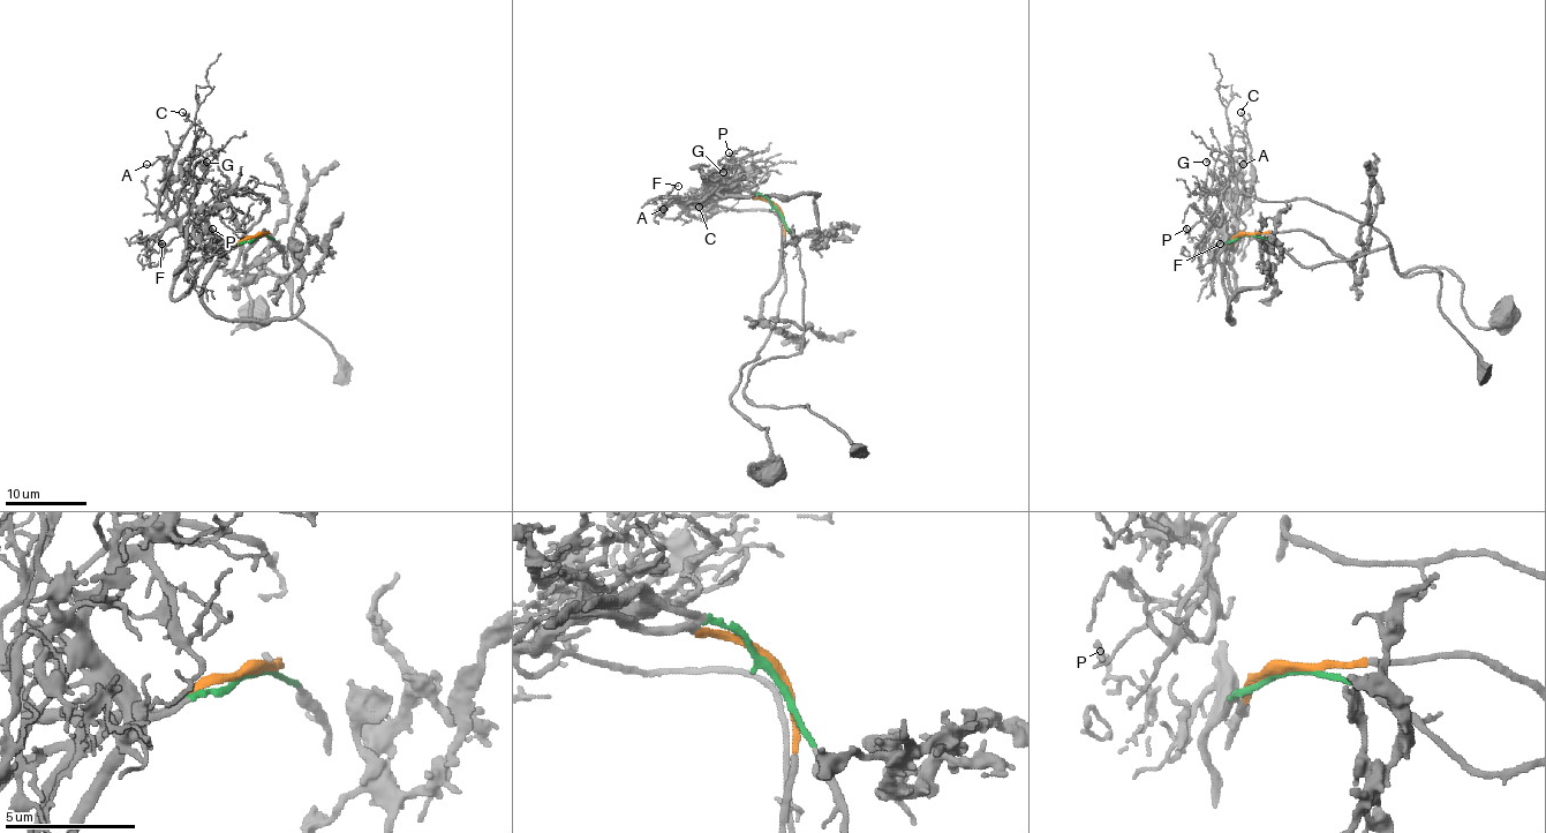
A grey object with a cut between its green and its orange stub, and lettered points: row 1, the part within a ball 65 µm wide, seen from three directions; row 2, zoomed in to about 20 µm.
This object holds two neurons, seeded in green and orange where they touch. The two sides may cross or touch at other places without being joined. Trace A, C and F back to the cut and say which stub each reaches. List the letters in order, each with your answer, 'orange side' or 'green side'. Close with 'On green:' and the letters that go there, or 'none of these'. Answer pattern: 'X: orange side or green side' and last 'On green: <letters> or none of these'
A: orange side
C: orange side
F: orange side
On green: none of these

